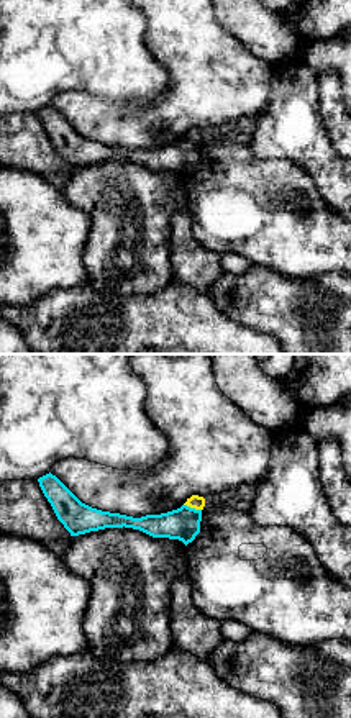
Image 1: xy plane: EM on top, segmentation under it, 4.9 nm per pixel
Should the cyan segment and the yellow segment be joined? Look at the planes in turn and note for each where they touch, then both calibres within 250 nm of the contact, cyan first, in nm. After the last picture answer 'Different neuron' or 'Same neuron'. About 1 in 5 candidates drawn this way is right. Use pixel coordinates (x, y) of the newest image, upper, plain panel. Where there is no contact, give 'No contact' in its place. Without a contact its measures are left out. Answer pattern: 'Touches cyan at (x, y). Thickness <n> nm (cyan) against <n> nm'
Touches cyan at (192, 141). Thickness 160 nm (cyan) against 70 nm

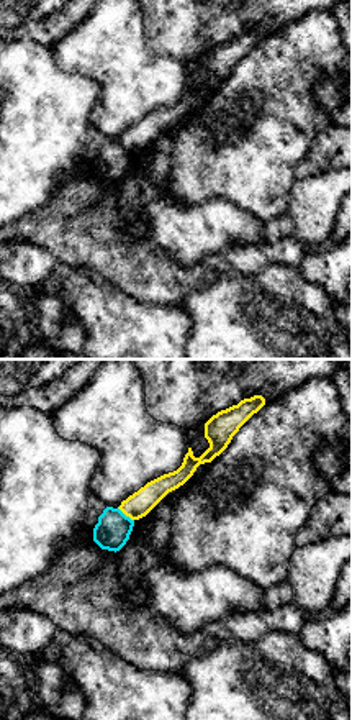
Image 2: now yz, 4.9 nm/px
Touches cyan at (125, 148). Thickness 170 nm (cyan) against 120 nm

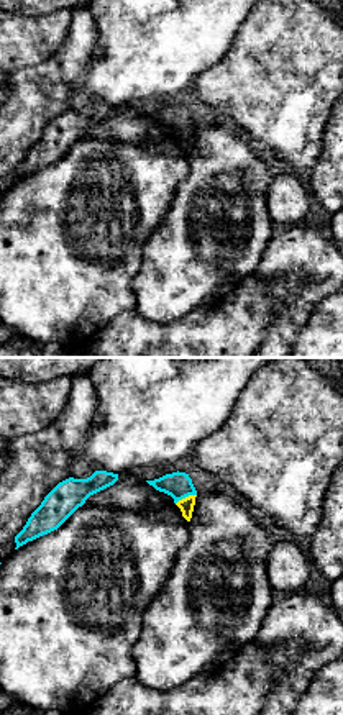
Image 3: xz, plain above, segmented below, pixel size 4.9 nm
Touches cyan at (186, 128). Thickness 130 nm (cyan) against 70 nm

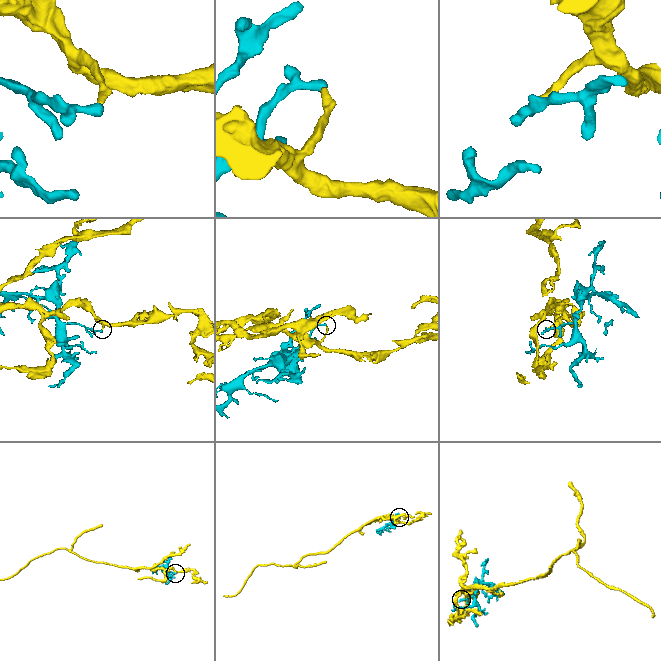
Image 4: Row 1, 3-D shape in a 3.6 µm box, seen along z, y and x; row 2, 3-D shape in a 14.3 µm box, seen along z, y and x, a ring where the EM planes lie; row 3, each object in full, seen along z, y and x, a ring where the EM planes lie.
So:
Different neuron

